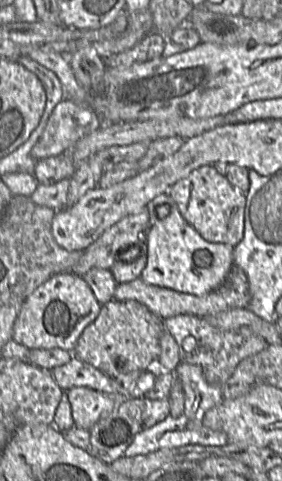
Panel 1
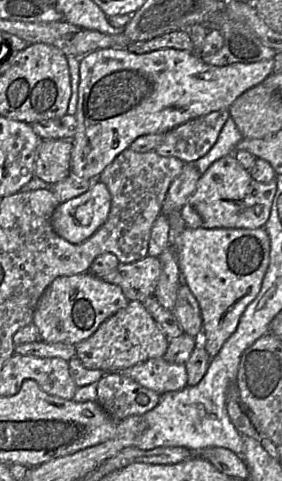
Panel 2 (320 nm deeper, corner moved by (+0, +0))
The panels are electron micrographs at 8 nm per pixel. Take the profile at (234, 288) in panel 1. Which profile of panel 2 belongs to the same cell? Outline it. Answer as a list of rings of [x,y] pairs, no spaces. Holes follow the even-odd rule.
[[[147,255],[132,263],[119,263],[111,272],[96,276],[118,285],[129,301],[144,302],[154,296],[160,274],[160,259]]]

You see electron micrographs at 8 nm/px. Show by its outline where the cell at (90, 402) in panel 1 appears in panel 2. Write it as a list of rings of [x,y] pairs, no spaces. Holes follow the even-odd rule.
[[[108,373],[96,384],[96,402],[115,421],[120,421],[133,415],[142,416],[146,412],[154,409],[158,405],[162,396],[153,390],[141,386],[122,373]]]

